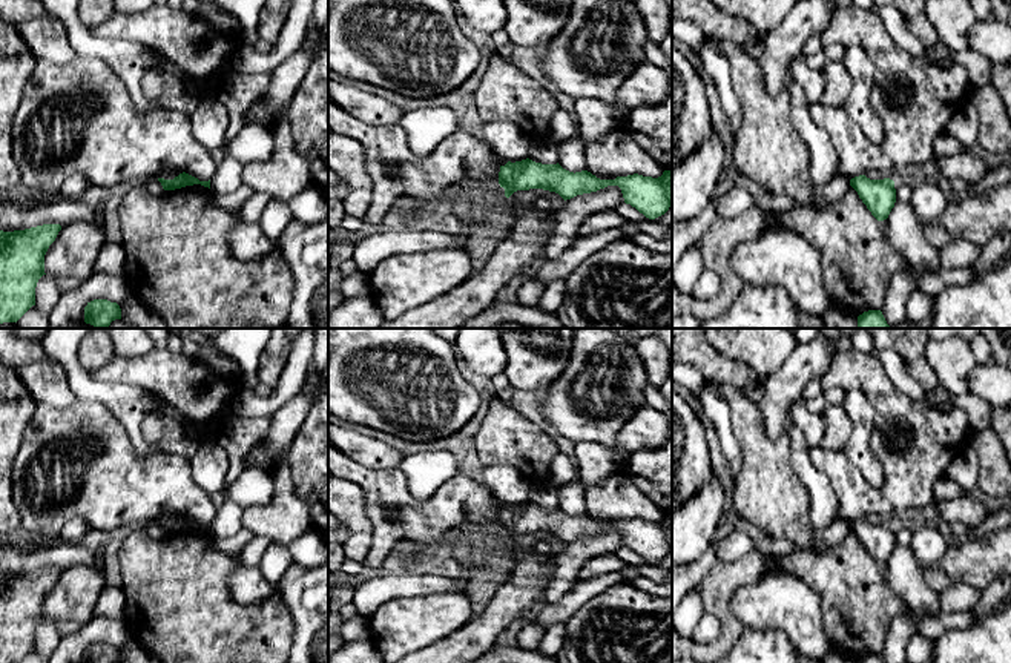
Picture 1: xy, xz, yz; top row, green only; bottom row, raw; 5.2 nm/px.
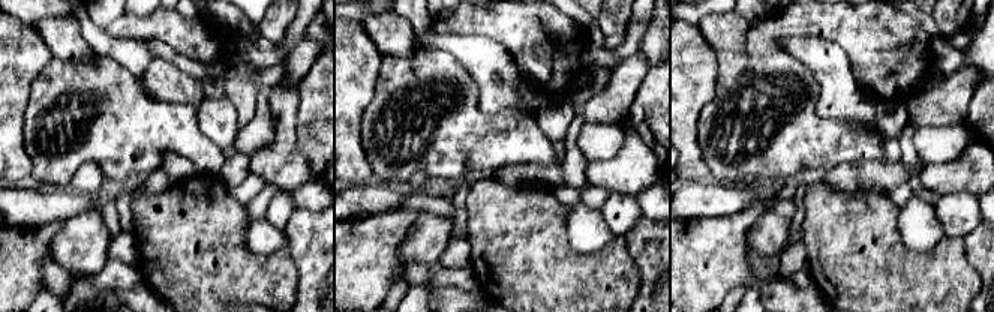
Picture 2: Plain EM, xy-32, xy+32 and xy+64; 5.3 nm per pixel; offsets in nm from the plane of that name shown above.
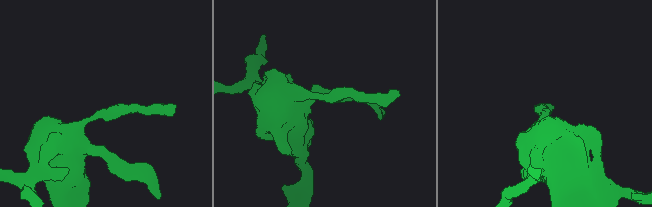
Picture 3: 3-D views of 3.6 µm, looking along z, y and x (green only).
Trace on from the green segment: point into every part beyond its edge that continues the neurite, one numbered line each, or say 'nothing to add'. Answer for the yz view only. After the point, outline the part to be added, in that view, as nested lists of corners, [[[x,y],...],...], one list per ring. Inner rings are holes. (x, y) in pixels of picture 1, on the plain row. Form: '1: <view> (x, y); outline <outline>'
nothing to add

